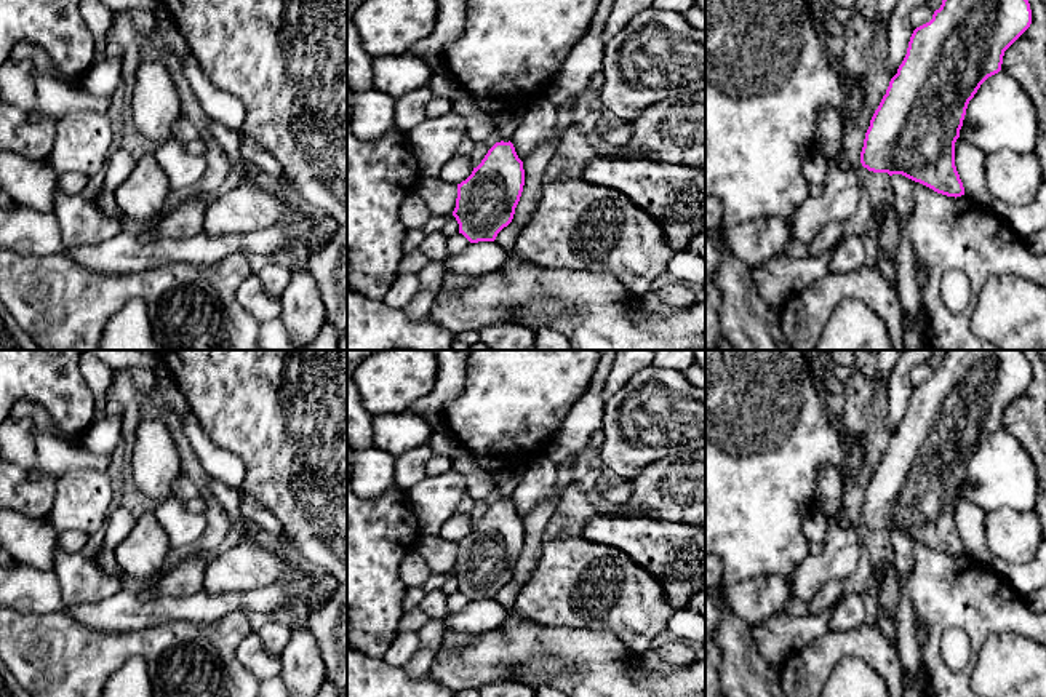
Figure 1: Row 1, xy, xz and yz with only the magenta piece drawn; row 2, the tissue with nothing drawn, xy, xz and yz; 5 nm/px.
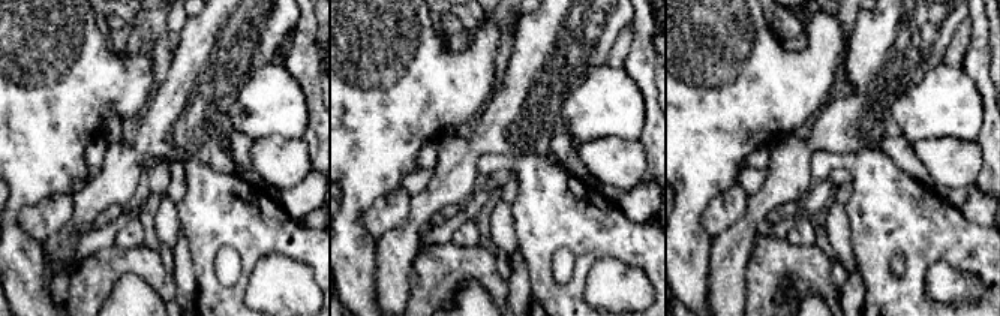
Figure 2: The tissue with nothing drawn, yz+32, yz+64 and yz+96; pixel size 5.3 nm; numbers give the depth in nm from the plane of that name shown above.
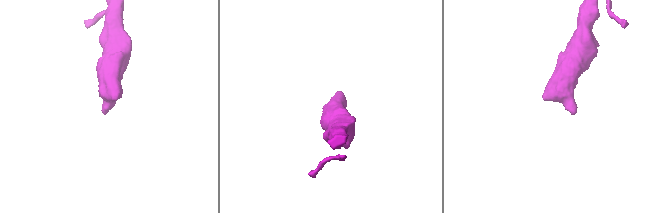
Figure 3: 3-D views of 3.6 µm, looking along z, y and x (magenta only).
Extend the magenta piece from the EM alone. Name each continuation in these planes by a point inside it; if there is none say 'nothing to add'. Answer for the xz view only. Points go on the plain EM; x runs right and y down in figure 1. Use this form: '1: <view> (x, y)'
1: xz (511, 475)

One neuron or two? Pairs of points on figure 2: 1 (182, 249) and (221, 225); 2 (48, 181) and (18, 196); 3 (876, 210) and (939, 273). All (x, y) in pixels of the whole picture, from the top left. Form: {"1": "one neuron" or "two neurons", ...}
{"1": "two neurons", "2": "one neuron", "3": "two neurons"}

